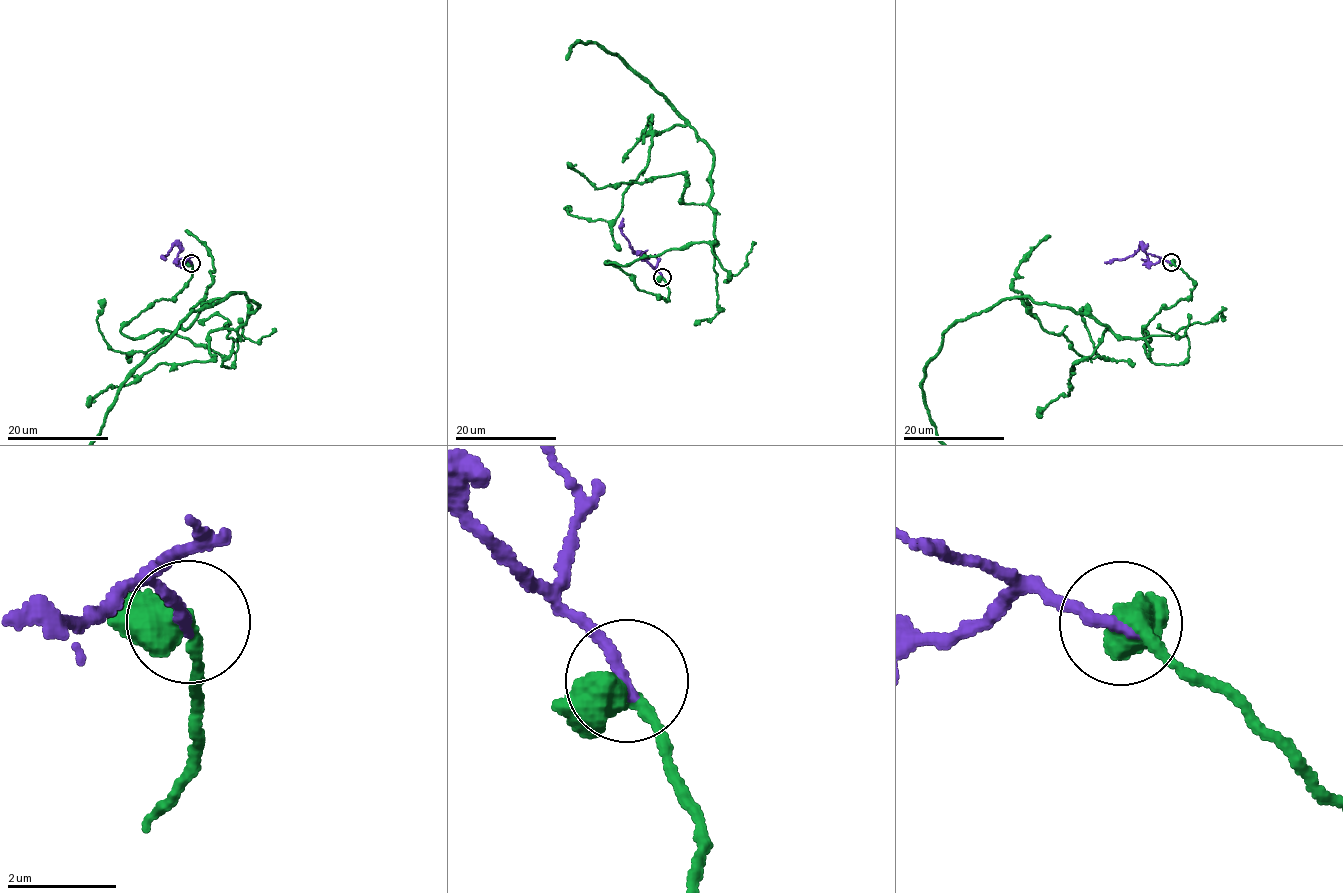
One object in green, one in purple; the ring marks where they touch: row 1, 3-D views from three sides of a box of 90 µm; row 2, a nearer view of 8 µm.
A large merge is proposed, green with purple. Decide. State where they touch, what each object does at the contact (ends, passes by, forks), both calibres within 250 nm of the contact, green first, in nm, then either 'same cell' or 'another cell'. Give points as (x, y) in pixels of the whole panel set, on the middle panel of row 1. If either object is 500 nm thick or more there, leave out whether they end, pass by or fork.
(662, 277) | green forks | purple ends | 420/240 nm | another cell

